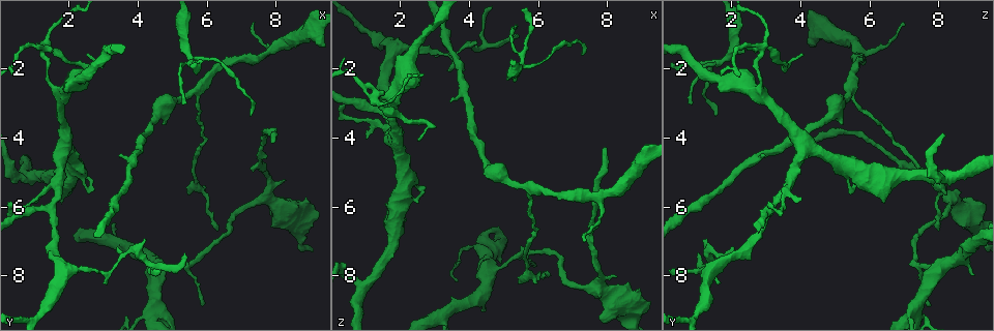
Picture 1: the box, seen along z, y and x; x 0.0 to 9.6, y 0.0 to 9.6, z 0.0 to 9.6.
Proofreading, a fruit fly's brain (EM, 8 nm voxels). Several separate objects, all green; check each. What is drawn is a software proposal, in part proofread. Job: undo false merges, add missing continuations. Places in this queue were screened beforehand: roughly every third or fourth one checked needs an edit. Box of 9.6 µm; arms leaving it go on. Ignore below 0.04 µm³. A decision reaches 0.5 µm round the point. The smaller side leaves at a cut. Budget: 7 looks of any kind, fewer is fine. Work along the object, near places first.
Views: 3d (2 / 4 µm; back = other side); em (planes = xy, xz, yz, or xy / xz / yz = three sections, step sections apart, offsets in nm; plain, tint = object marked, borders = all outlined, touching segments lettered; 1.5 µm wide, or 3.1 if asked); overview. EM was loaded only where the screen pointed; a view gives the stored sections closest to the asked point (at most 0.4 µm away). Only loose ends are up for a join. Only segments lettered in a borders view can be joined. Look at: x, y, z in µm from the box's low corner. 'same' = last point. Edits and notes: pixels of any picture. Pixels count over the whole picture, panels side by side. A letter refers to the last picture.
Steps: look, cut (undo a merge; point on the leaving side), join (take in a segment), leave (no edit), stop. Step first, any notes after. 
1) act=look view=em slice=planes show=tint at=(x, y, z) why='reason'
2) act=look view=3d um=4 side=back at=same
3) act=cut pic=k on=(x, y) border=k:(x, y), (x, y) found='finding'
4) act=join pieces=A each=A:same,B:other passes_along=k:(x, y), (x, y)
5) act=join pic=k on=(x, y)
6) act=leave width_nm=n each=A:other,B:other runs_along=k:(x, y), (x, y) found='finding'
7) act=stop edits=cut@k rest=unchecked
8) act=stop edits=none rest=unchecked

act=look view=em slice=xy step=4 show=tint at=(1.30, 1.50, 2.80) why='thick turns thin'

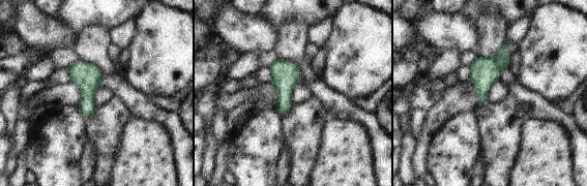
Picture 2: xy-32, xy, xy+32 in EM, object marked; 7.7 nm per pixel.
act=look view=em slice=planes show=borders at=same

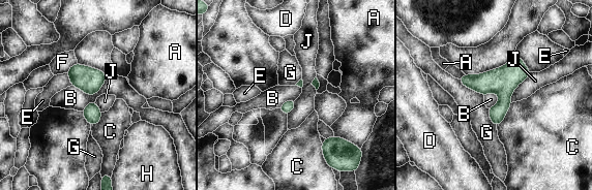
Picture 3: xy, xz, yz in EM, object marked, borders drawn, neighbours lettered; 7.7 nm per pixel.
act=leave width_nm=90 each=A:other,B:other,C:other,D:other,E:other,F:other,G:other,H:other,J:other border=3:(107, 76), (93, 94), (70, 86) found='all the same neuron'

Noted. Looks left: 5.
act=look view=3d um=4 at=(0.85, 5.15, 8.25) why='sharp bend'

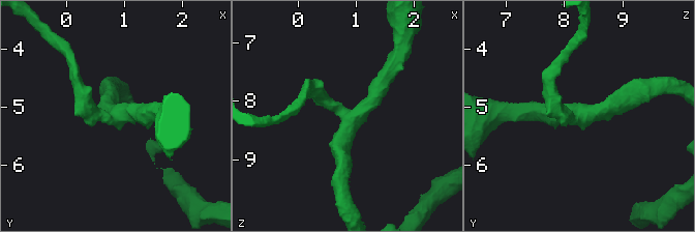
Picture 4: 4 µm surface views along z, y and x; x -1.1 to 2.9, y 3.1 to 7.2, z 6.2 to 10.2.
act=look view=em slice=xz step=8 show=borders at=(0.90, 5.15, 8.25) arms=3 arm_widths_nm=260,280,300

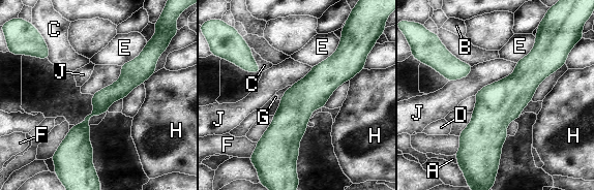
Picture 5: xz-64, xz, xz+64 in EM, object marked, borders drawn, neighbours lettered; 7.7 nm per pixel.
act=leave width_nm=260 longest_contact=J:420nm each=A:other,B:other,C:other,D:other,E:other,F:other,G:other,H:other,J:other found='one neuron here'

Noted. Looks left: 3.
act=look view=3d um=4 at=(5.75, 2.60, 5.50) why='three-way junction'

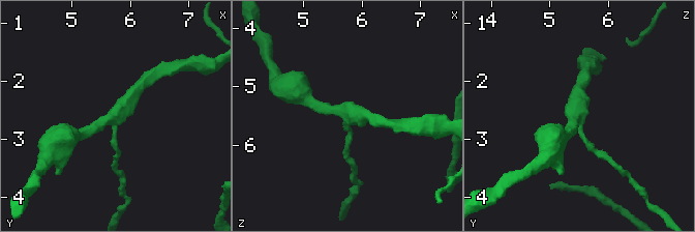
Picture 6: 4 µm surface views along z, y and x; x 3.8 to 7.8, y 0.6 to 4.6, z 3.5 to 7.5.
act=look view=em slice=planes show=borders at=(5.75, 2.55, 5.40) arms=3 why='shape alone is not enough'

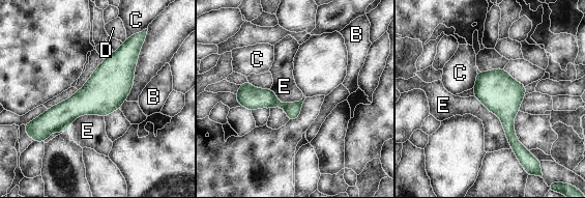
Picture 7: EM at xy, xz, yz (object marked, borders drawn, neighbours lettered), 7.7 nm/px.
act=leave each=B:other,C:other,D:other,E:other border=7:(474, 95), (499, 118), (510, 147) found='one neuron here'

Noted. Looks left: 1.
act=stop edits=none rest=unchecked

